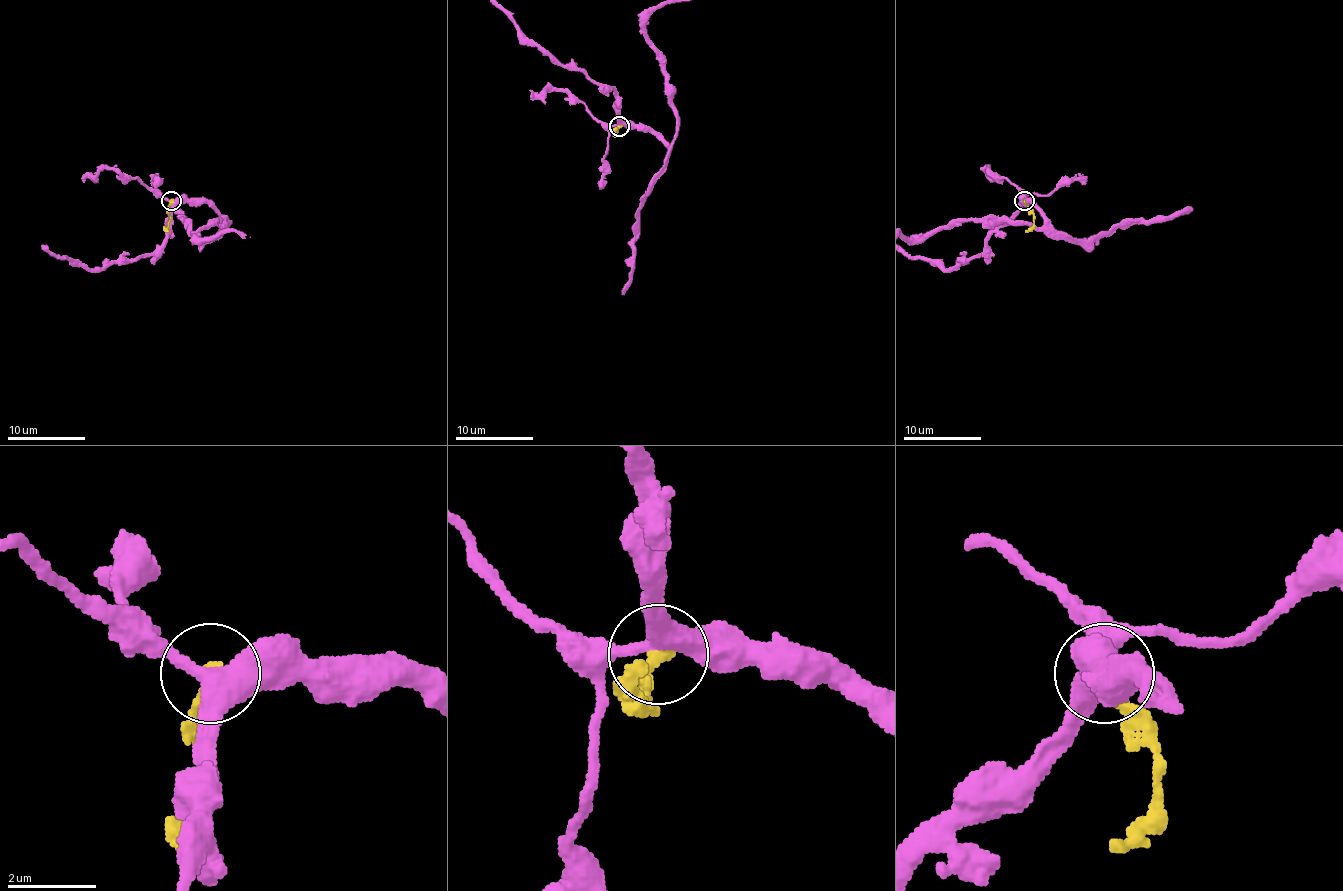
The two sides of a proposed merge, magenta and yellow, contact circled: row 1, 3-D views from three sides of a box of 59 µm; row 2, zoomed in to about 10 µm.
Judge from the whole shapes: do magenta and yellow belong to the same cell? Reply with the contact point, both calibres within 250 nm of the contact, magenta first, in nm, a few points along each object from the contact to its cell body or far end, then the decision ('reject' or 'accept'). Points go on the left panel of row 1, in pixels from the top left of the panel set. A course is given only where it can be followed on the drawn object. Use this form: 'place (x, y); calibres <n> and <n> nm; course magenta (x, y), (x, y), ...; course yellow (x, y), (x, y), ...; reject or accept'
place (171, 201); calibres 420 and 280 nm; course yellow (171, 201), (165, 232); reject

